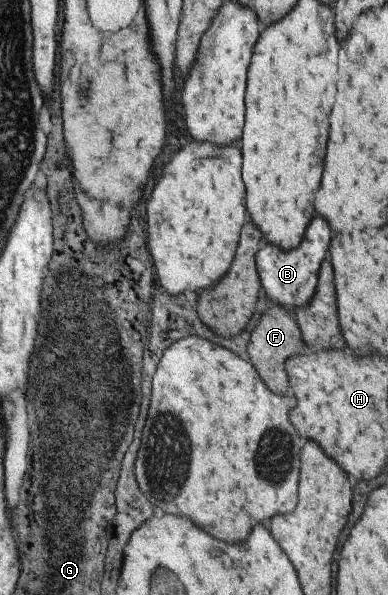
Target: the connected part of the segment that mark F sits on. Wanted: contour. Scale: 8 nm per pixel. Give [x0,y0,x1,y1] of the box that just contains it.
[246,305,307,394]

